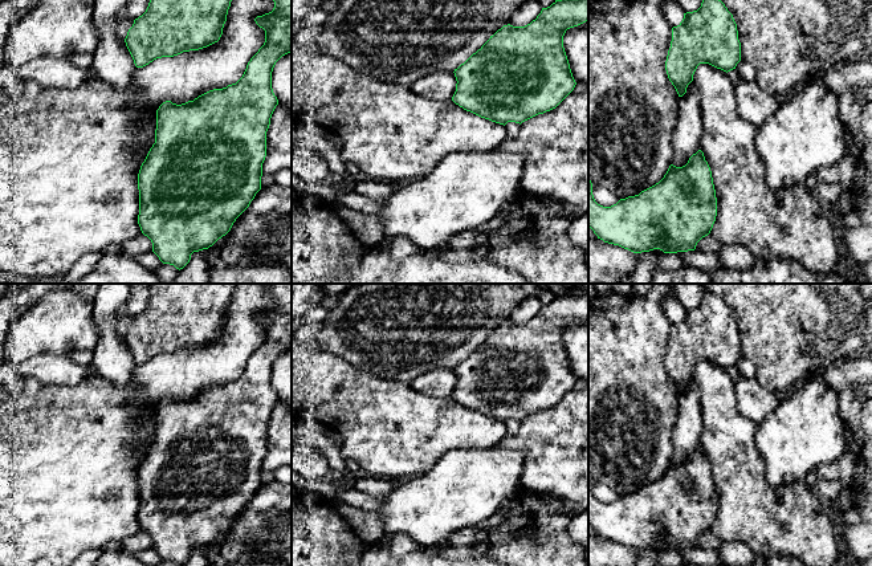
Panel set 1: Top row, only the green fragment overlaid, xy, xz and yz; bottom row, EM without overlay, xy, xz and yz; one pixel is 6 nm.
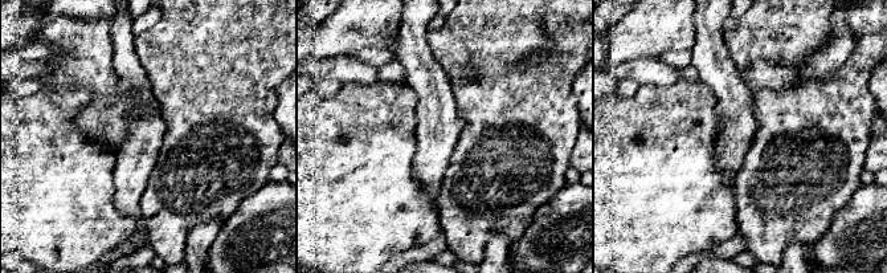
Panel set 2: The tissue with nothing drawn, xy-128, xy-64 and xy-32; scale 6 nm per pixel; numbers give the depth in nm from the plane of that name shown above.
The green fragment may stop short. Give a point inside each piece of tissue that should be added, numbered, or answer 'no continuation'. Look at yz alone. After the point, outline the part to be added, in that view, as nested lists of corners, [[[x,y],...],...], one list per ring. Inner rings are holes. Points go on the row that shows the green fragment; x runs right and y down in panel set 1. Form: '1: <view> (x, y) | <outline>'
no continuation

